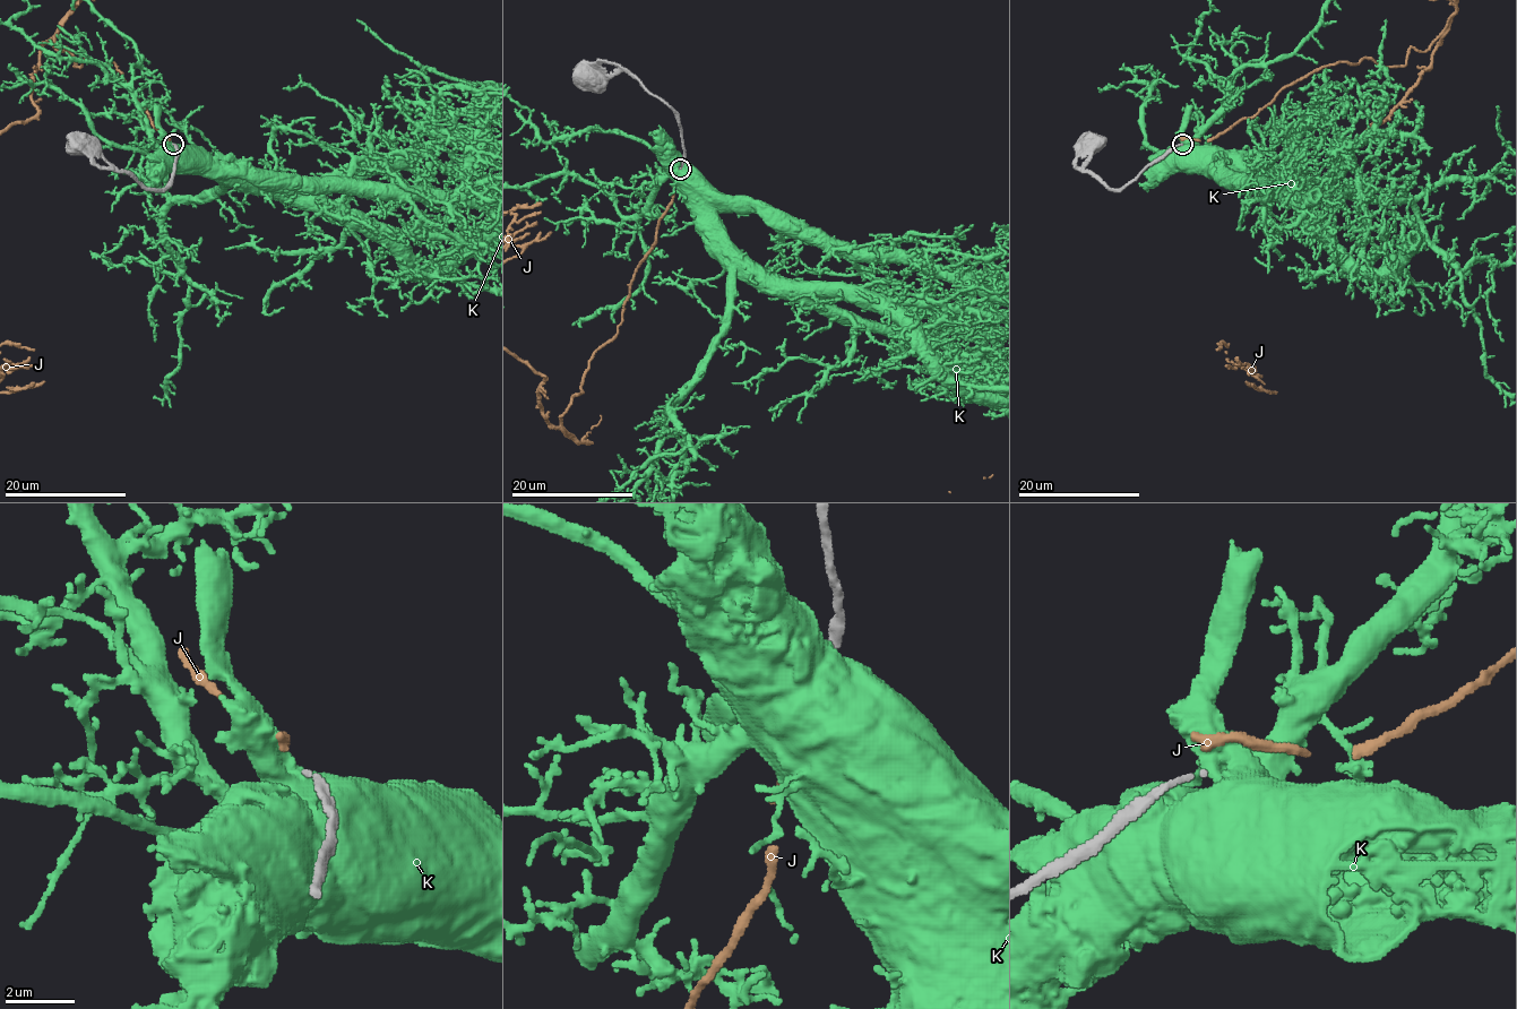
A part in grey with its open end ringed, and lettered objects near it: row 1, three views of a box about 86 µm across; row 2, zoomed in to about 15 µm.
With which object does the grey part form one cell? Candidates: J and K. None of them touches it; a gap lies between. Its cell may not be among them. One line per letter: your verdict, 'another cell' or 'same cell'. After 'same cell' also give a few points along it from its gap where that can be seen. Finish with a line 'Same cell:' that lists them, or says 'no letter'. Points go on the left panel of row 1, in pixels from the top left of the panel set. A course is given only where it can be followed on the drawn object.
J: another cell
K: another cell
Same cell: no letter

